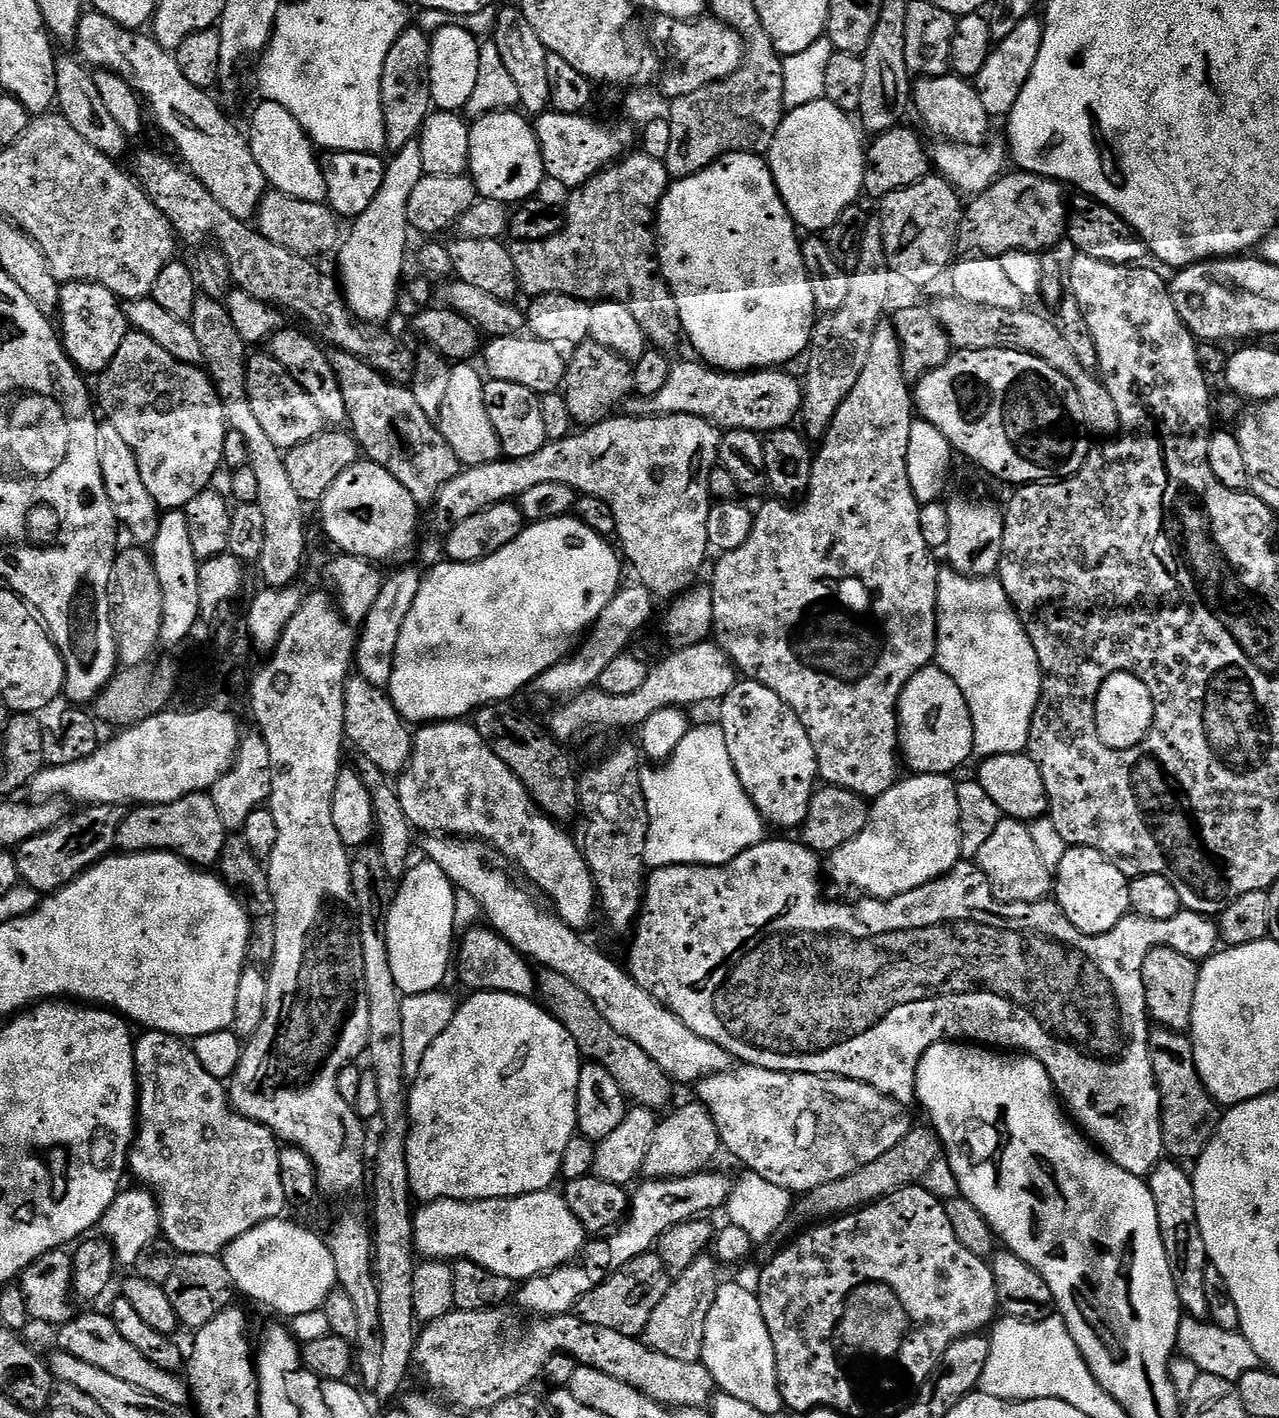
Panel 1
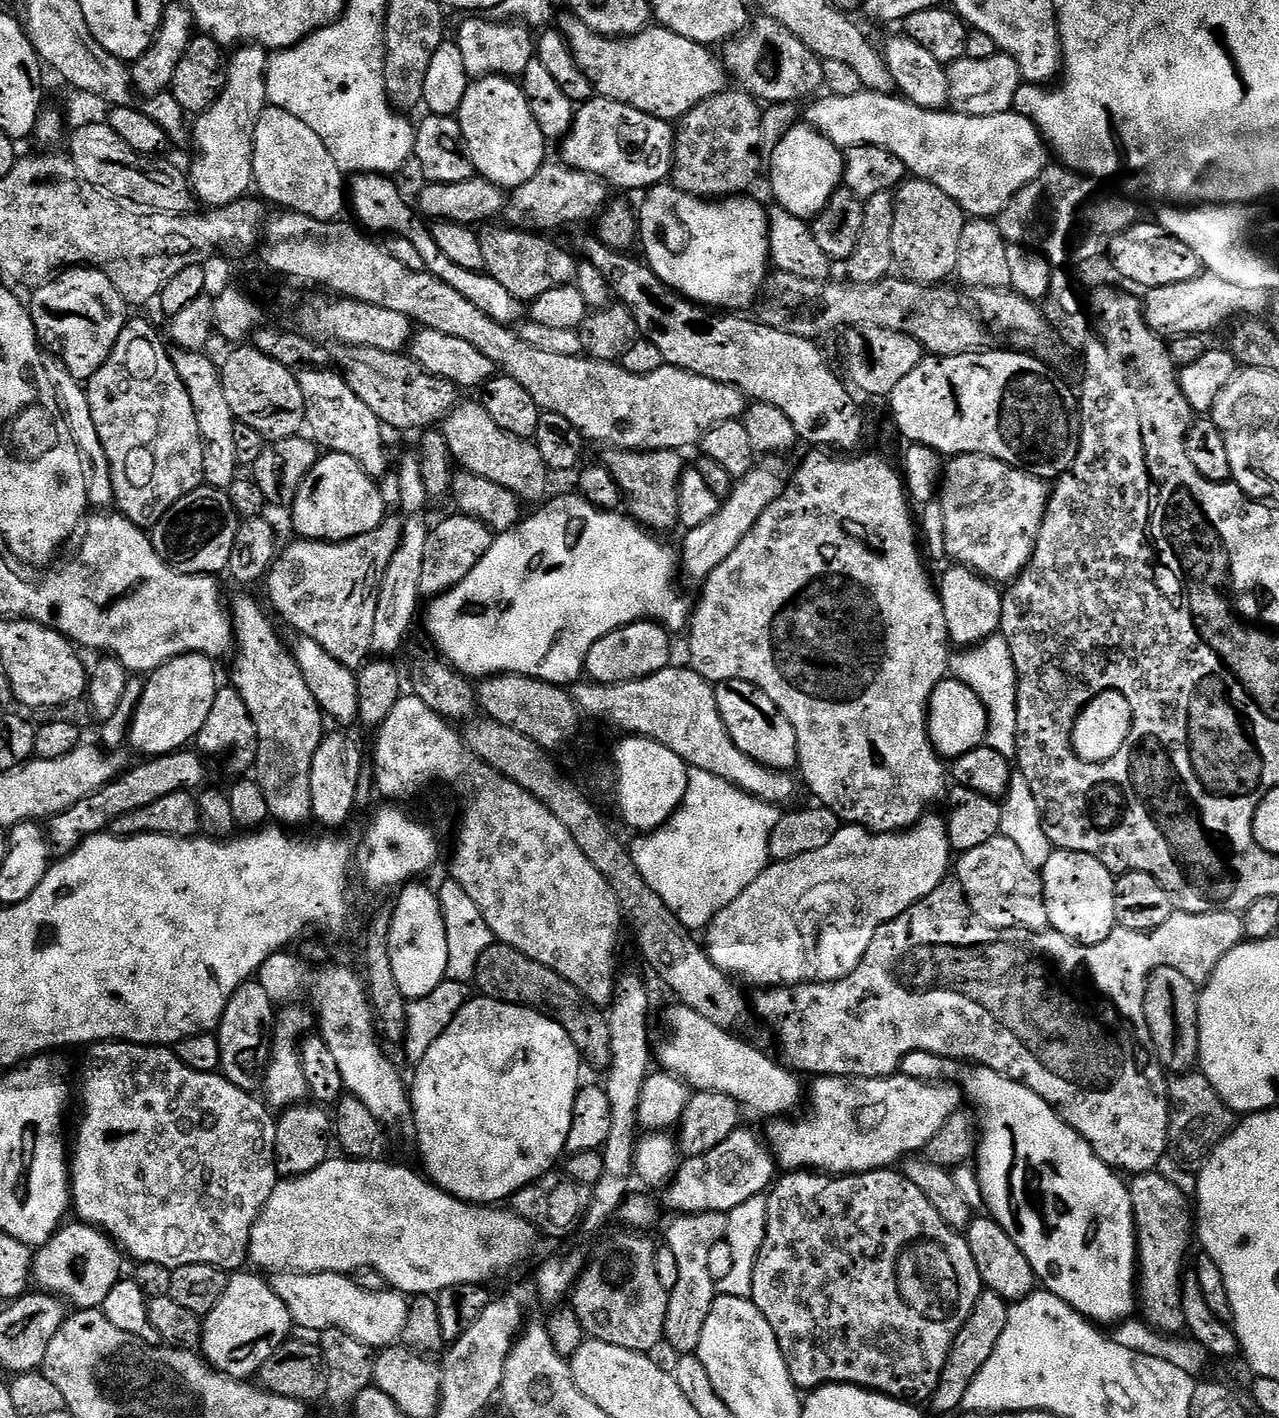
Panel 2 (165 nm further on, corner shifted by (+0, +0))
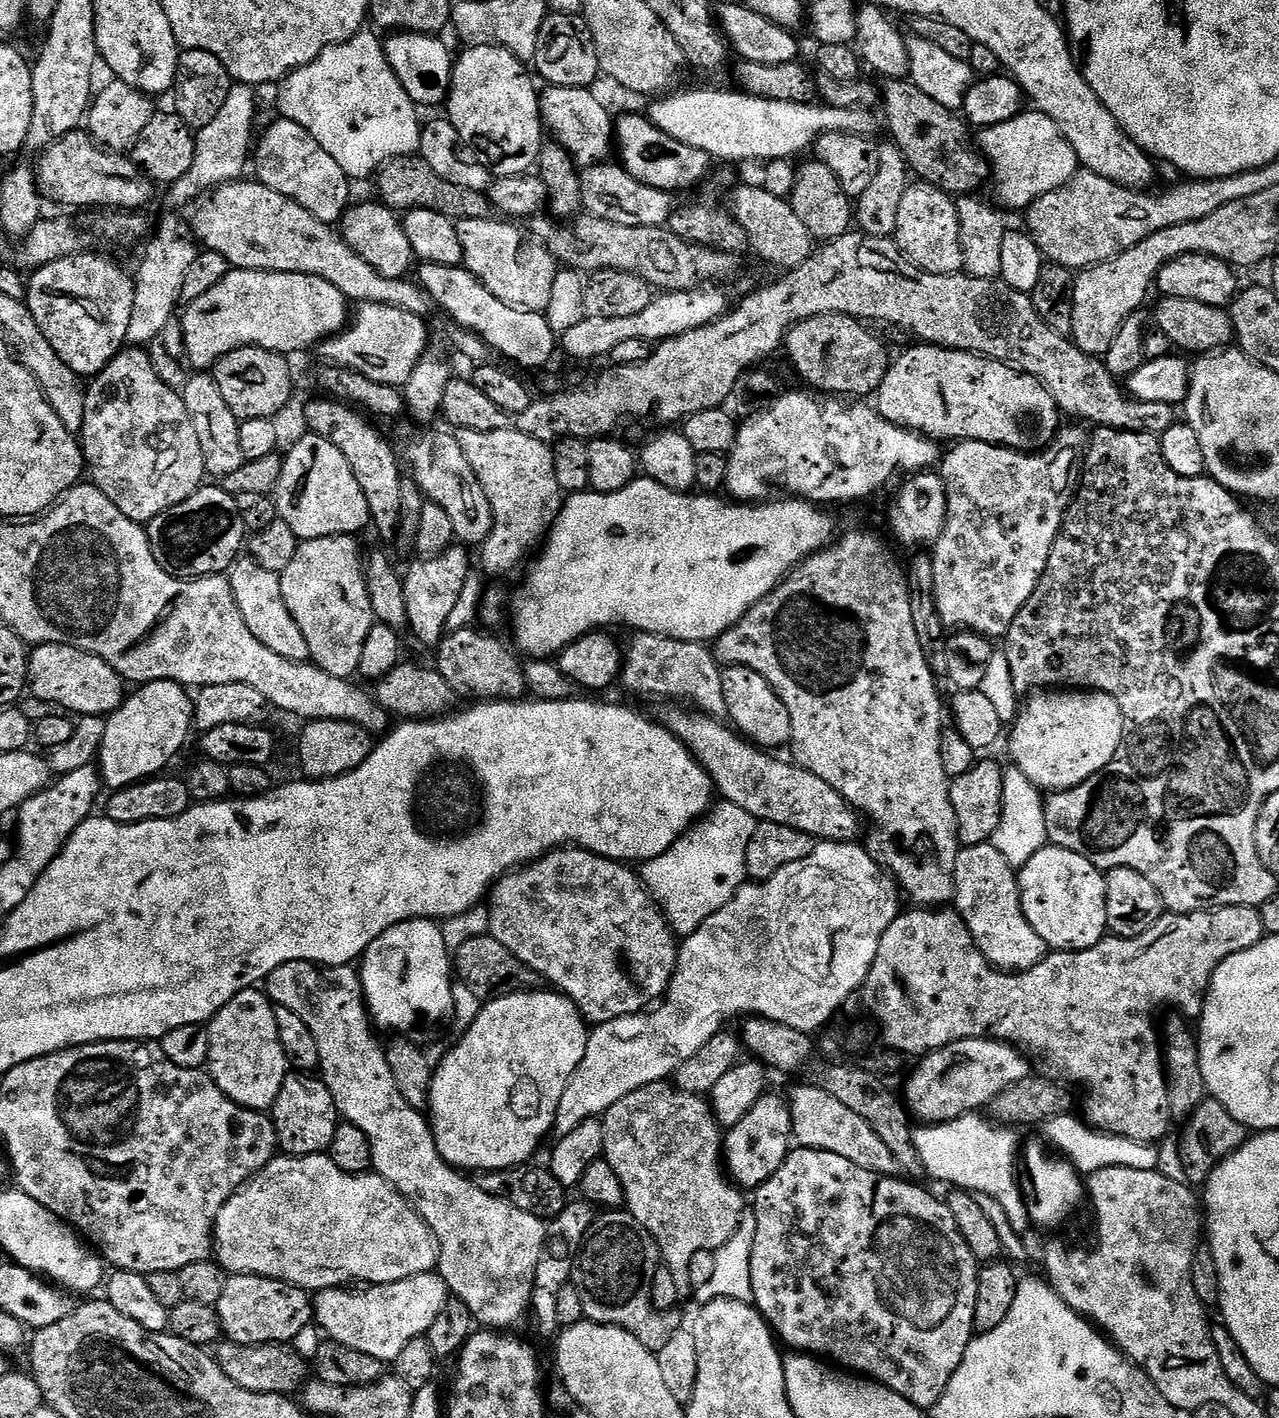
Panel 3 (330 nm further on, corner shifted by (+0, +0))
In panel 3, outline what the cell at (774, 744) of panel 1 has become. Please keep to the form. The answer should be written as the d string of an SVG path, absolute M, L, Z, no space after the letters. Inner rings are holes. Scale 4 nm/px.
M727 665L722 671L722 694L726 694L727 719L745 740L761 750L776 750L772 748L780 748L783 744L785 747L791 741L790 710L782 706L782 698L774 694L770 682L766 682L762 674L746 666Z

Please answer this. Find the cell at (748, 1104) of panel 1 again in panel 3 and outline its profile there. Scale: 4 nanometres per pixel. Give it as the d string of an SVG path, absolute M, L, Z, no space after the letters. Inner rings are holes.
M959 1040L950 1046L939 1048L937 1052L927 1053L917 1064L920 1065L913 1070L908 1085L902 1091L902 1100L907 1111L925 1125L944 1124L948 1120L957 1120L960 1116L979 1113L980 1107L983 1104L984 1107L991 1105L992 1099L1002 1094L1006 1086L1014 1086L1014 1082L1022 1082L1022 1078L1030 1075L1028 1057L1011 1044L1003 1044L1000 1040Z

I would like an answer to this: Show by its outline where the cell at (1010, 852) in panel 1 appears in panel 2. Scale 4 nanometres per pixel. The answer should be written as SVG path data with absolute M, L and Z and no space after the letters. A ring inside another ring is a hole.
M998 835L982 846L974 846L974 850L959 853L954 876L959 880L973 914L986 926L1025 928L1031 932L1043 932L1049 927L1041 873L1026 862L1026 857L1010 838Z

